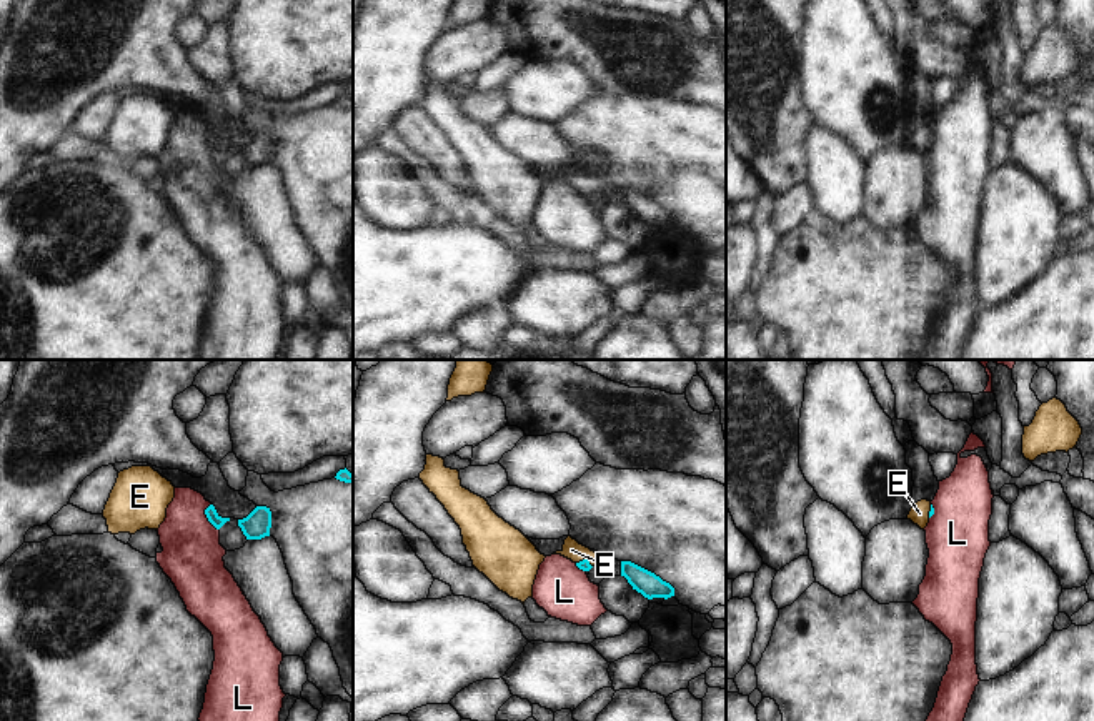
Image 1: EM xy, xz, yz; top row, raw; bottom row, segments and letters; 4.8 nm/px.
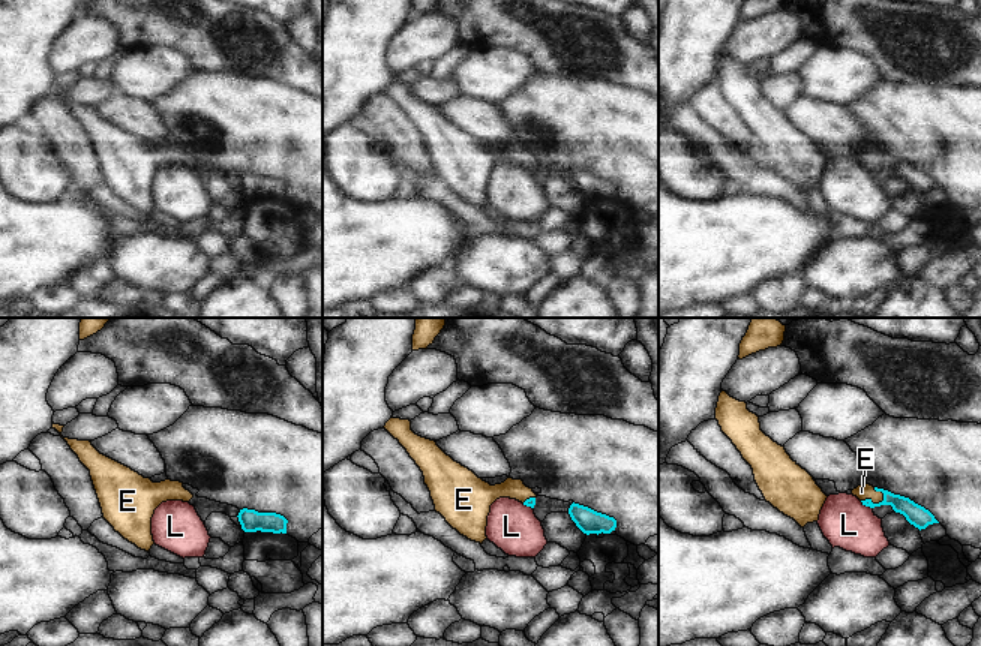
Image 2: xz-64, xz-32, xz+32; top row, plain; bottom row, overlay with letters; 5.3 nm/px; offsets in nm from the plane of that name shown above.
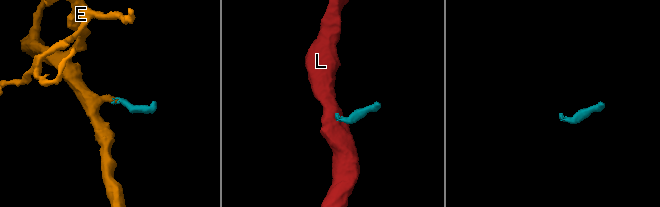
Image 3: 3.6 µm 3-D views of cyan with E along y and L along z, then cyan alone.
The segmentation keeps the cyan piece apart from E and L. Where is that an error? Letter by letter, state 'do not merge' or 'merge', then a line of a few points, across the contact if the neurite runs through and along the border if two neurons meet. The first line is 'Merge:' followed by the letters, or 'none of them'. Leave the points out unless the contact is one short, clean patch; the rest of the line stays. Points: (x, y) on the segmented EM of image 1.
Merge: E
E: merge; line xz (583, 565), (585, 560), (571, 550)
L: do not merge; line xy (210, 503), (205, 517), (218, 530)

